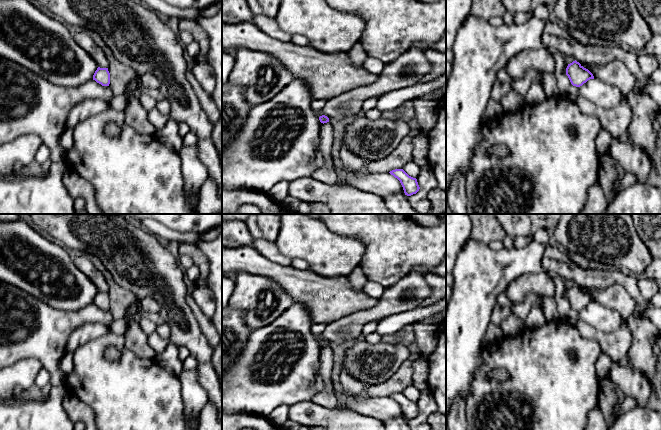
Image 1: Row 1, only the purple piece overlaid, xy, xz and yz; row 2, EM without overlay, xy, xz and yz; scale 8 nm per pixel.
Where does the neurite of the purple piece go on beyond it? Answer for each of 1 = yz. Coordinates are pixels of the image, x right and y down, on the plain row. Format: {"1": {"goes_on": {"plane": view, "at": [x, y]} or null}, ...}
{"1": {"goes_on": null}}

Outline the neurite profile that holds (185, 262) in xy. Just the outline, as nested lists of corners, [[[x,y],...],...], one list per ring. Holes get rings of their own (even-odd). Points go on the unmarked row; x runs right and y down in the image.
[[[179,255],[178,262],[181,268],[184,270],[190,268],[193,265],[193,260],[187,255]]]

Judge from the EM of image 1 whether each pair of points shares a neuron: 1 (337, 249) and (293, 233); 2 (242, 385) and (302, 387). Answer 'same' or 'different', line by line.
1: same
2: same

